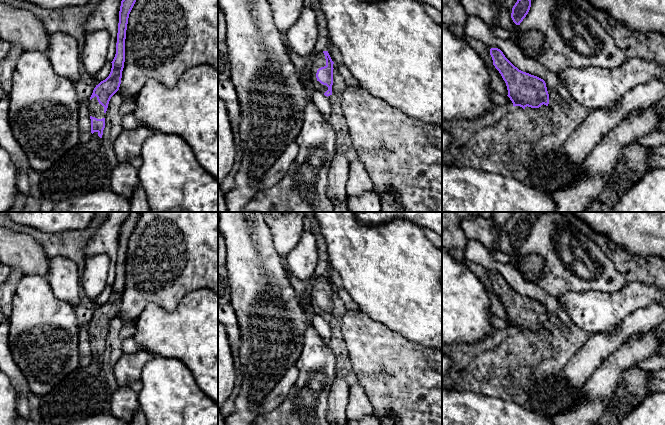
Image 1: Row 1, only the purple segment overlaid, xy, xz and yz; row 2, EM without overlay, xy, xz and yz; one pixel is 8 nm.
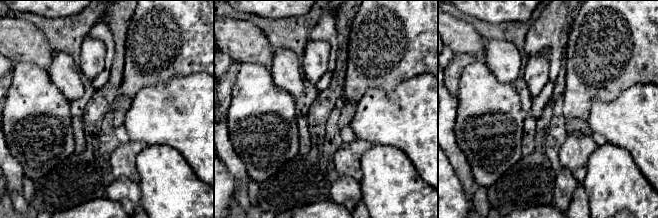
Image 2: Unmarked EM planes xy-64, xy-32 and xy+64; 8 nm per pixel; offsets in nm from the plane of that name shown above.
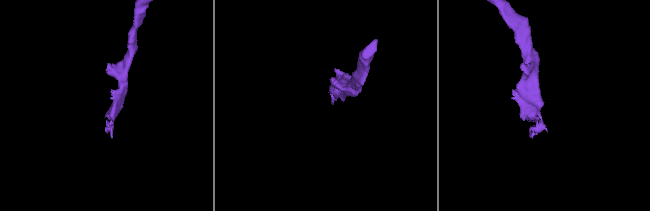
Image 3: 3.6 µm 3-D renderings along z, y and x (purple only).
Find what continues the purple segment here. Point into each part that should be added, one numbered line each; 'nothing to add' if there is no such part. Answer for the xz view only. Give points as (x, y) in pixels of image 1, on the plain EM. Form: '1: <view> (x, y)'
1: xz (319, 284)

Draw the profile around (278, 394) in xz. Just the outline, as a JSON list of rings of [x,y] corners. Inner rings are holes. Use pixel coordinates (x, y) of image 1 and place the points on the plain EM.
[[[292,366],[277,383],[277,385],[265,397],[259,412],[267,413],[278,407],[285,401],[287,395],[292,390],[295,382],[297,381],[299,372],[297,367]]]

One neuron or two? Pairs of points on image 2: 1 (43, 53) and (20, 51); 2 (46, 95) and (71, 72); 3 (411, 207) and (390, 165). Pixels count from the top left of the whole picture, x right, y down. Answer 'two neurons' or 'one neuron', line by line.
1: one neuron
2: two neurons
3: one neuron

